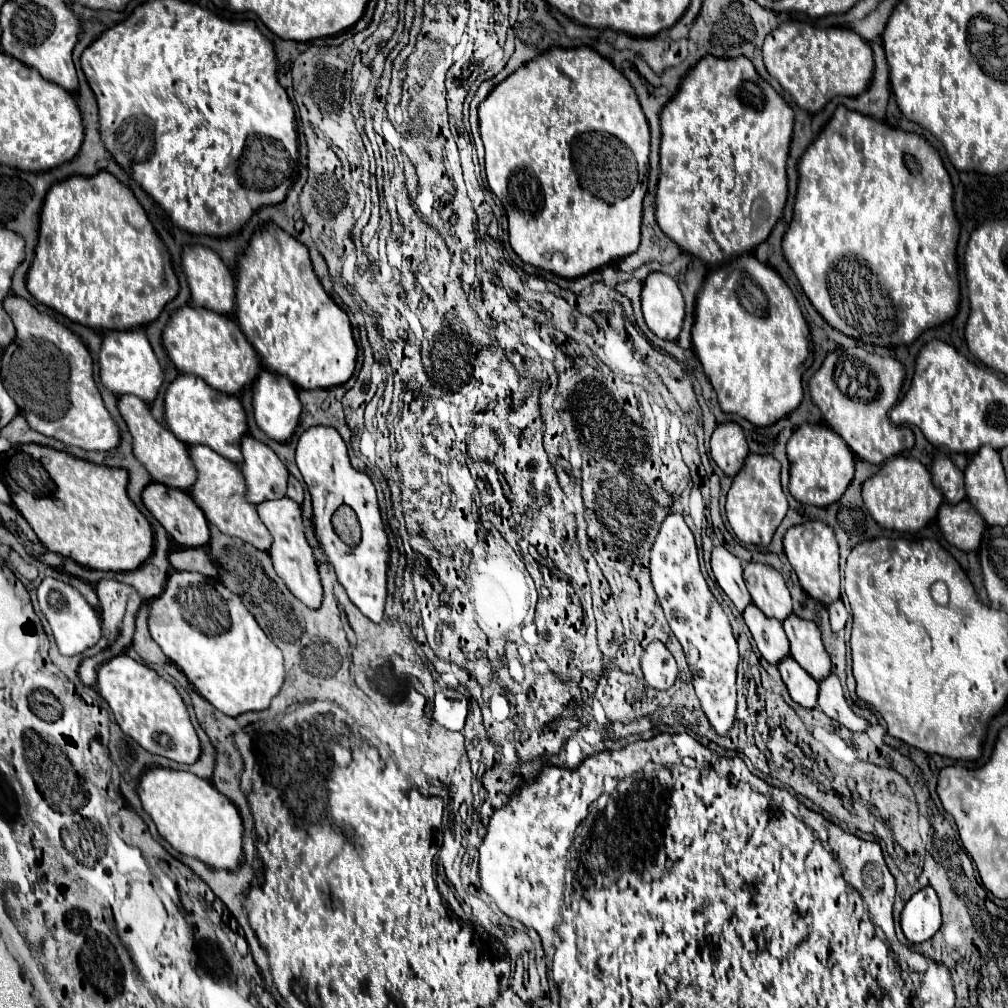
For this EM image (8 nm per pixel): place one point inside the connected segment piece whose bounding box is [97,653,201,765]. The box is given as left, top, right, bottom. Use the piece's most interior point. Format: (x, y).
(148, 708)

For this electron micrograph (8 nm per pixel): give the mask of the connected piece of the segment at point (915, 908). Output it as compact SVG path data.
M923 887L911 895L901 911L901 929L911 943L931 939L941 927L939 899L931 887Z

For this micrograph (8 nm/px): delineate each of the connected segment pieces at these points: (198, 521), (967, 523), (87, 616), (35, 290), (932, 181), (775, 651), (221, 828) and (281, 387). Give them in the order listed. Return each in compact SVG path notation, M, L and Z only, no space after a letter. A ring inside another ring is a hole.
M151 483L143 491L143 503L157 517L157 521L167 529L167 533L183 547L205 547L209 543L209 523L203 517L199 505L195 505L195 499L187 491L171 489L161 483Z
M967 499L957 505L943 503L937 515L937 523L945 539L961 551L975 551L987 527L983 517Z
M47 577L41 581L41 585L37 587L37 599L39 599L39 607L41 613L47 617L57 647L63 655L77 655L83 653L85 649L93 647L99 639L101 639L101 619L97 615L97 611L85 601L85 597L71 587L69 583L63 583L59 579Z
M103 171L93 177L71 177L55 183L43 201L39 217L39 243L27 273L29 293L67 319L93 329L133 329L153 323L163 307L179 293L179 281L143 207L117 177Z
M839 105L819 133L819 137L807 147L799 161L799 187L793 207L793 219L789 229L783 237L783 253L793 269L795 277L799 279L805 295L817 309L817 313L837 331L869 345L881 347L899 347L913 343L923 331L937 327L949 319L953 319L959 311L959 275L957 275L957 239L959 239L959 223L953 211L953 187L951 179L943 167L939 153L917 133L901 133L885 125L883 121L875 121L873 117L861 115Z
M749 605L743 611L743 619L755 639L759 653L773 665L779 665L783 657L789 655L789 641L779 621L767 619L755 605Z
M153 767L143 773L139 787L143 809L153 819L159 835L179 853L195 857L209 867L237 871L243 857L243 823L237 807L215 785L189 771Z
M261 371L253 385L253 409L257 427L275 441L287 441L299 423L301 405L295 385L271 371Z

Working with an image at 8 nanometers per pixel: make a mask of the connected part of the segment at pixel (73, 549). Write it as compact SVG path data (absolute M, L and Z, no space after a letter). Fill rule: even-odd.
M29 443L15 447L13 455L7 455L3 459L1 471L13 505L27 519L47 551L59 553L83 567L99 571L133 571L151 557L153 529L147 517L127 497L127 469L95 465L51 447Z

